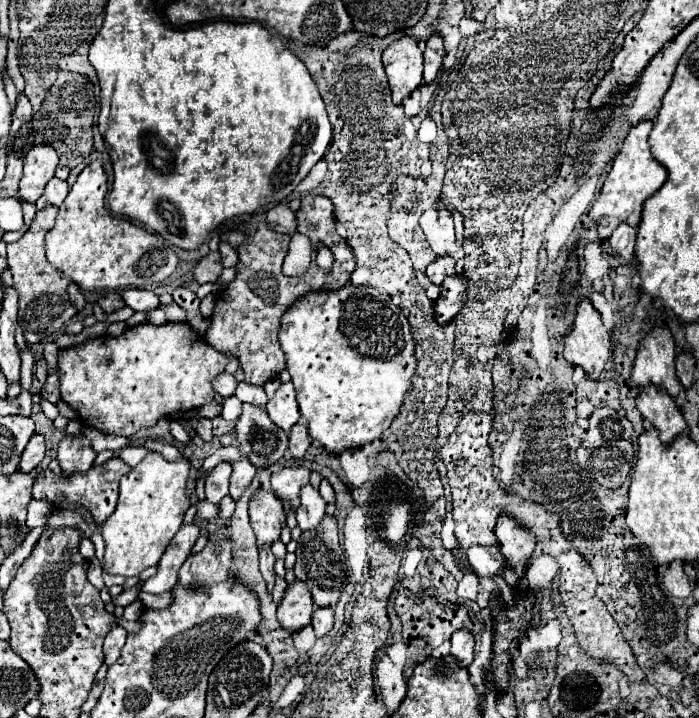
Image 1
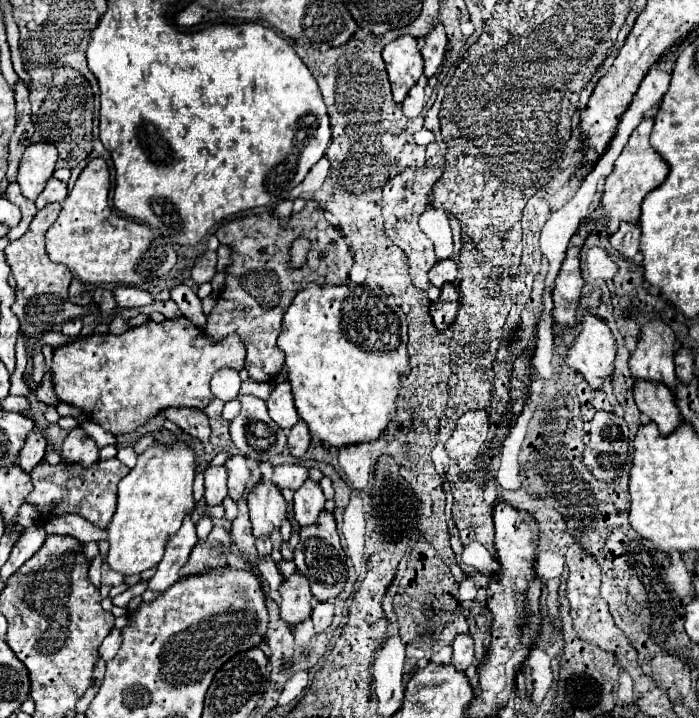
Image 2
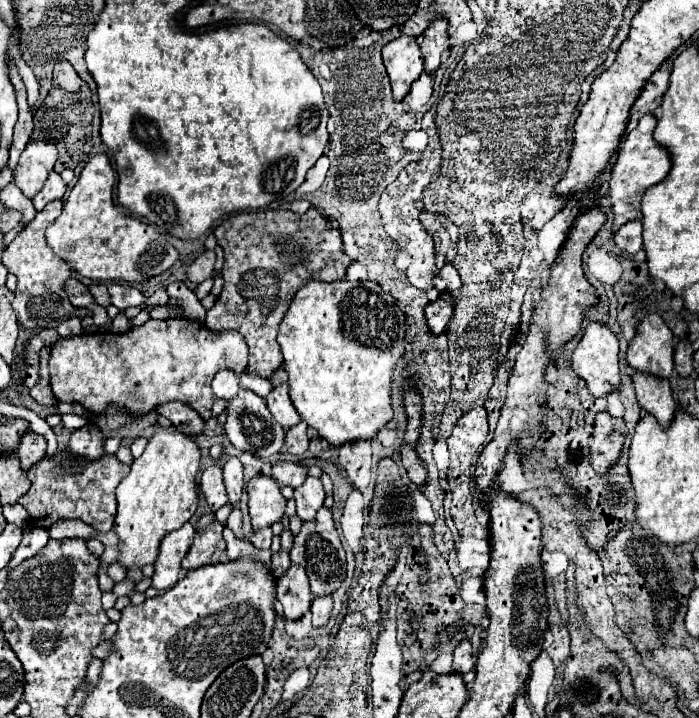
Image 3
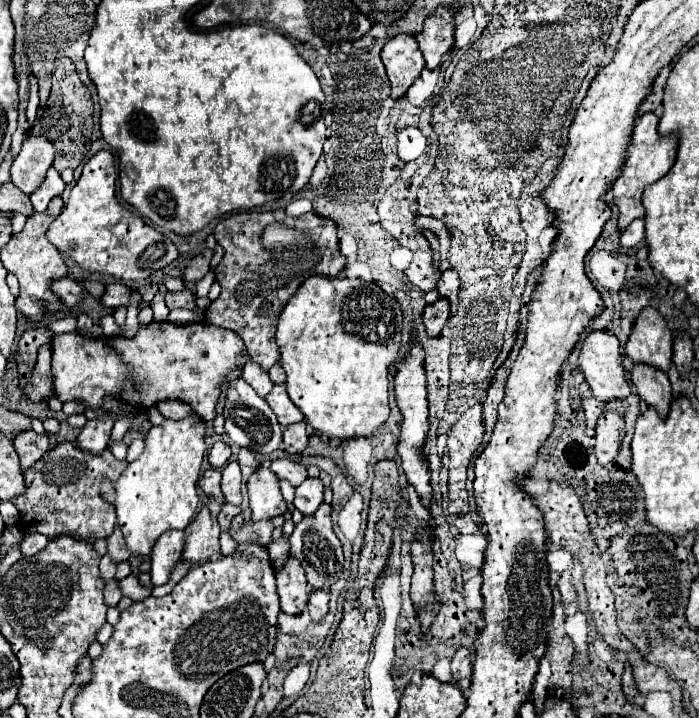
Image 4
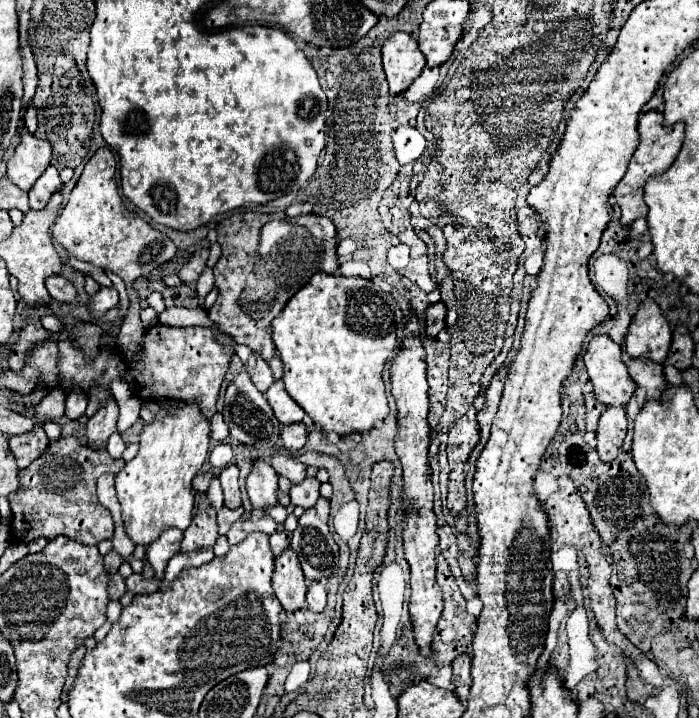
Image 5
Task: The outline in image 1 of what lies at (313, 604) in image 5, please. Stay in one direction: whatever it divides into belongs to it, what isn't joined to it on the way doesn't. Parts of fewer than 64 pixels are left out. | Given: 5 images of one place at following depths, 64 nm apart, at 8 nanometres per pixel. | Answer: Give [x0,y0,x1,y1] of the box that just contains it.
[312,608,334,638]

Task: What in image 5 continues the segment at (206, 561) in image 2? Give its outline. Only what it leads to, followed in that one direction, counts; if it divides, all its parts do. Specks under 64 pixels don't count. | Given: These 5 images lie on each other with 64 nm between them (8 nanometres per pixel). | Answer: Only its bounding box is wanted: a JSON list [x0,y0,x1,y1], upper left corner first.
[182,494,218,552]

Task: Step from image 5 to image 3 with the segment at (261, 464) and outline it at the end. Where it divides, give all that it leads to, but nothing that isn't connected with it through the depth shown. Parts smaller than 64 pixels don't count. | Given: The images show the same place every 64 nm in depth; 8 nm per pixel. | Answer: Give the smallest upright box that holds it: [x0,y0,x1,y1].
[248,474,286,528]

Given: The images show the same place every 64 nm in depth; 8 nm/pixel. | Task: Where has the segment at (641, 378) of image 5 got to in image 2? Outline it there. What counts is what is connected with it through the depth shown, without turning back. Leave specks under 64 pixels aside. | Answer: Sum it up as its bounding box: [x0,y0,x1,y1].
[634,380,682,436]

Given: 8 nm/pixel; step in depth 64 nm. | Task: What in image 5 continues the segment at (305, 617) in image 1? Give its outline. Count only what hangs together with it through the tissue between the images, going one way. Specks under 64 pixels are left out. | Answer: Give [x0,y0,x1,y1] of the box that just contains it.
[272,546,306,612]

